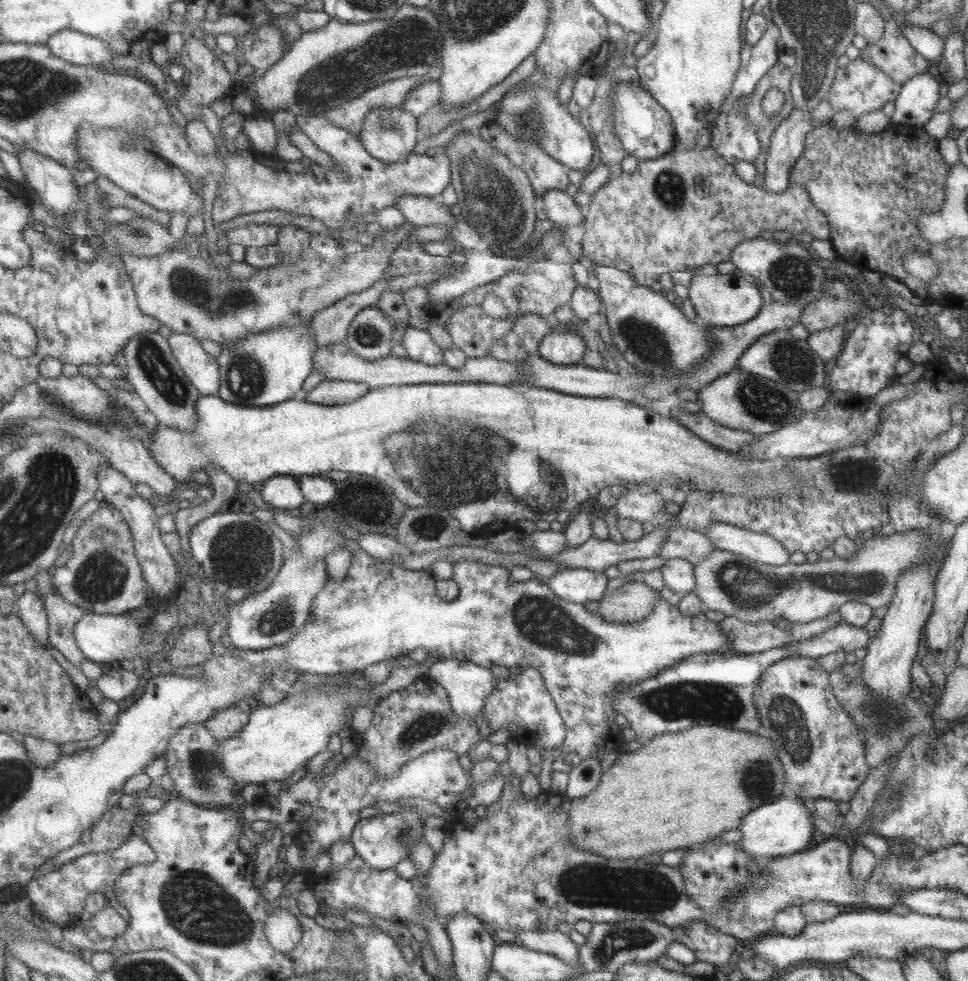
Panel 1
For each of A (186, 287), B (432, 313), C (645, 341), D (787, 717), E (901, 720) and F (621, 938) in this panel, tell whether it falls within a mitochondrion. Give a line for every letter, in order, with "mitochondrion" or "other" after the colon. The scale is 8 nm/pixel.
A: mitochondrion
B: other
C: mitochondrion
D: mitochondrion
E: mitochondrion
F: mitochondrion

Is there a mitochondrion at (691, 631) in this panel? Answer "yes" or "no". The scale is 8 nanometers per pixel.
no

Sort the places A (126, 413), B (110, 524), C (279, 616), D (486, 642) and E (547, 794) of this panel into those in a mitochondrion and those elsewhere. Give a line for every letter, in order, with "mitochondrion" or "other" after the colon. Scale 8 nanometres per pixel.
A: mitochondrion
B: other
C: mitochondrion
D: other
E: other

